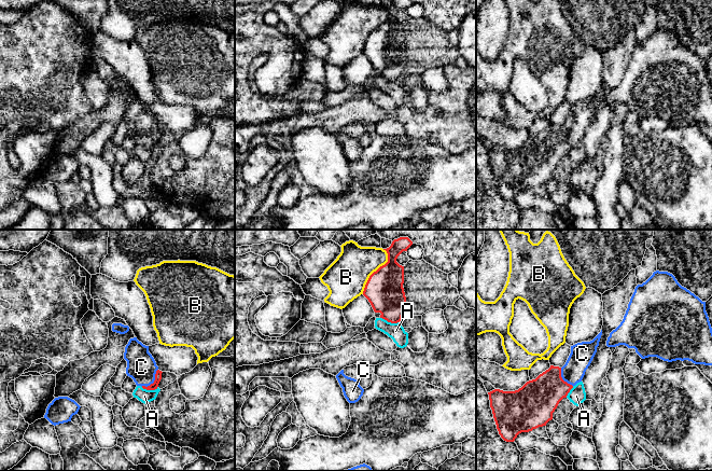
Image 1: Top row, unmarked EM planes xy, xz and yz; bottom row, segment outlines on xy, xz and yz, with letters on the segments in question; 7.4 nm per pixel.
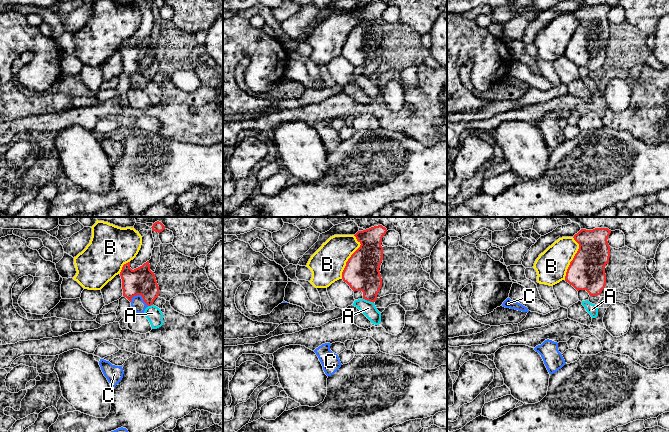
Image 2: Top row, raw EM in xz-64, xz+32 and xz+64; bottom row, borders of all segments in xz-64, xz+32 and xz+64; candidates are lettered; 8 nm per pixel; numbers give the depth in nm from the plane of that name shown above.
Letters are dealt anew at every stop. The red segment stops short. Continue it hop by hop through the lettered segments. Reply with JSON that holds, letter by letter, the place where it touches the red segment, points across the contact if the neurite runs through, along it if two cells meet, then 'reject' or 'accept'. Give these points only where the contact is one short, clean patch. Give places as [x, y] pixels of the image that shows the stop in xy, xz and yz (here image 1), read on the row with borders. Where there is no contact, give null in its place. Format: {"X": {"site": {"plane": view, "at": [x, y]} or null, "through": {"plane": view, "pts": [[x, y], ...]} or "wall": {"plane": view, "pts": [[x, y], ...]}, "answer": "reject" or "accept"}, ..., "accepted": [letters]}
{"A": {"site": {"plane": "xz", "at": [390, 321]}, "wall": {"plane": "xz", "pts": [[380, 317], [391, 322], [399, 322]]}, "answer": "reject"}, "B": {"site": {"plane": "xz", "at": [376, 271]}, "answer": "reject"}, "C": {"site": {"plane": "xy", "at": [154, 382]}, "answer": "accept"}, "accepted": ["C"]}

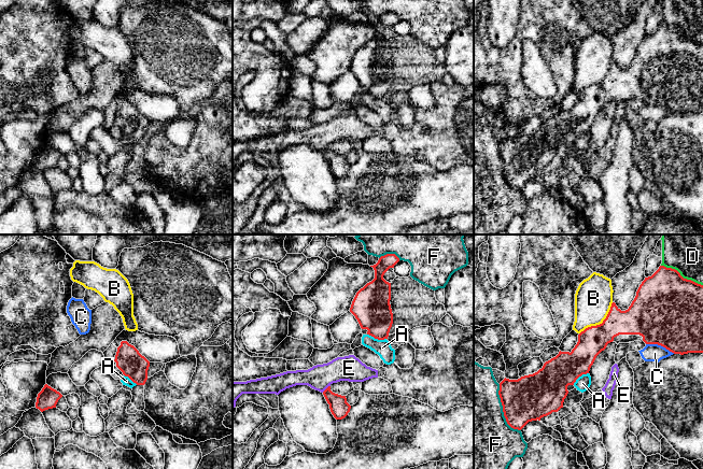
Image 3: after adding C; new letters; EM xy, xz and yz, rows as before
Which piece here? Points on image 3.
{"A": {"site": {"plane": "xz", "at": [377, 338]}, "answer": "reject"}, "B": {"site": {"plane": "yz", "at": [600, 324]}, "answer": "reject"}, "C": {"site": {"plane": "yz", "at": [660, 344]}, "answer": "reject"}, "D": {"site": {"plane": "yz", "at": [680, 275]}, "answer": "reject"}, "E": {"site": {"plane": "xz", "at": [326, 388]}, "wall": {"plane": "xz", "pts": [[329, 385], [322, 392]]}, "answer": "reject"}, "F": {"site": {"plane": "yz", "at": [503, 410]}, "answer": "reject"}, "accepted": []}

